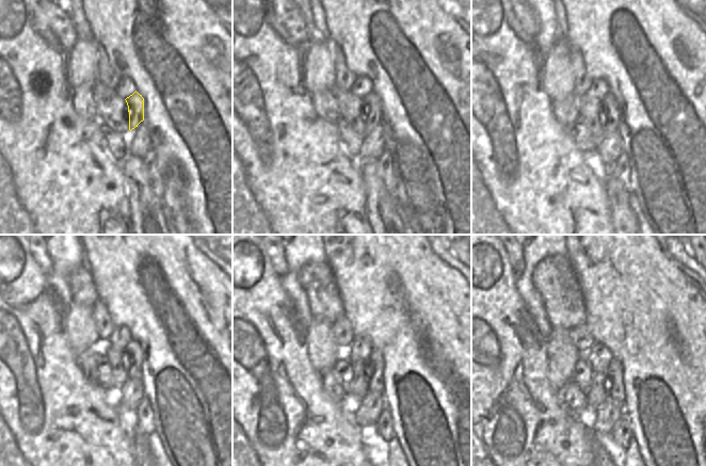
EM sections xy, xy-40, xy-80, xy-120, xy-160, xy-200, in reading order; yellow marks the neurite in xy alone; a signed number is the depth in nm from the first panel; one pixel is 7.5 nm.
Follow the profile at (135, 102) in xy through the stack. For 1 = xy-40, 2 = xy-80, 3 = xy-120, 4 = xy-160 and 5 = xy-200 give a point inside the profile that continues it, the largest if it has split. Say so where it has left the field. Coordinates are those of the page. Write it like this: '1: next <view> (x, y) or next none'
1: next xy-40 (372, 112)
2: next xy-80 (611, 111)
3: next xy-120 (135, 354)
4: next xy-160 (374, 366)
5: next xy-200 (613, 386)

